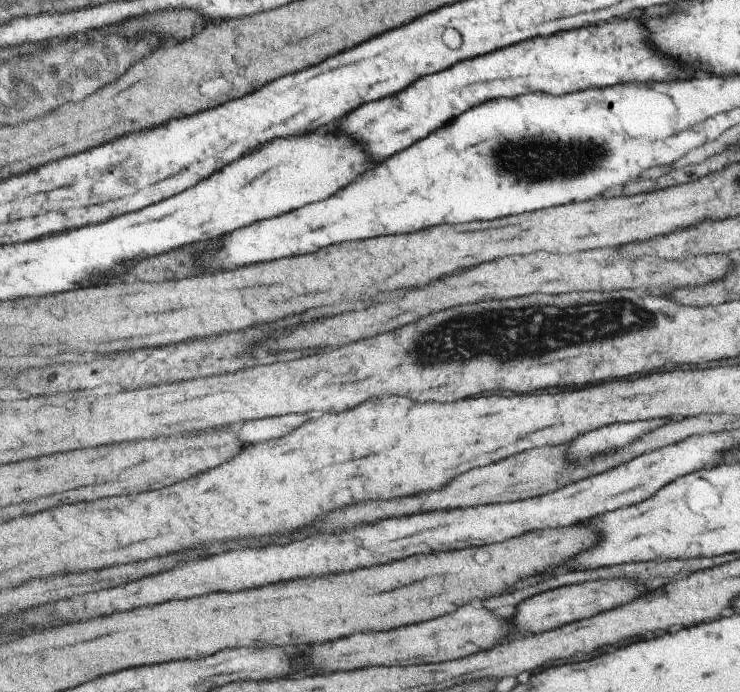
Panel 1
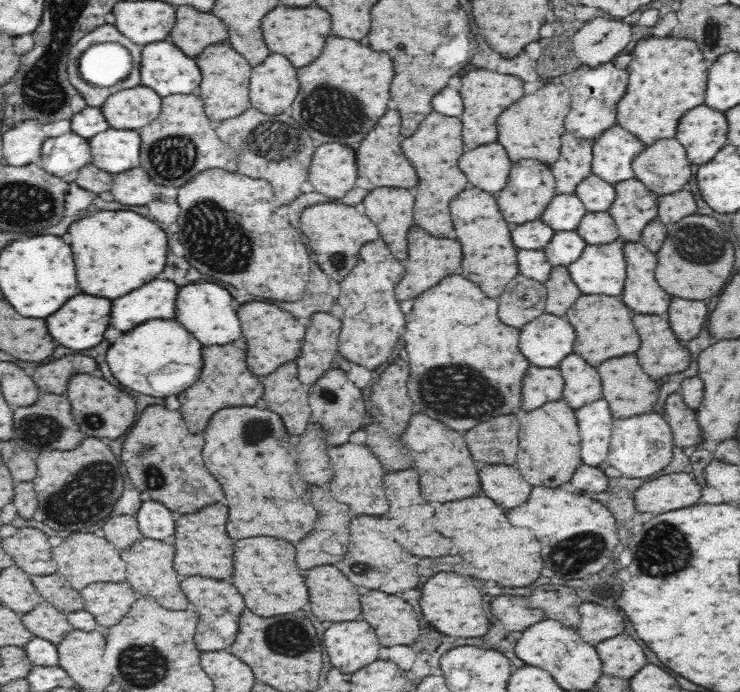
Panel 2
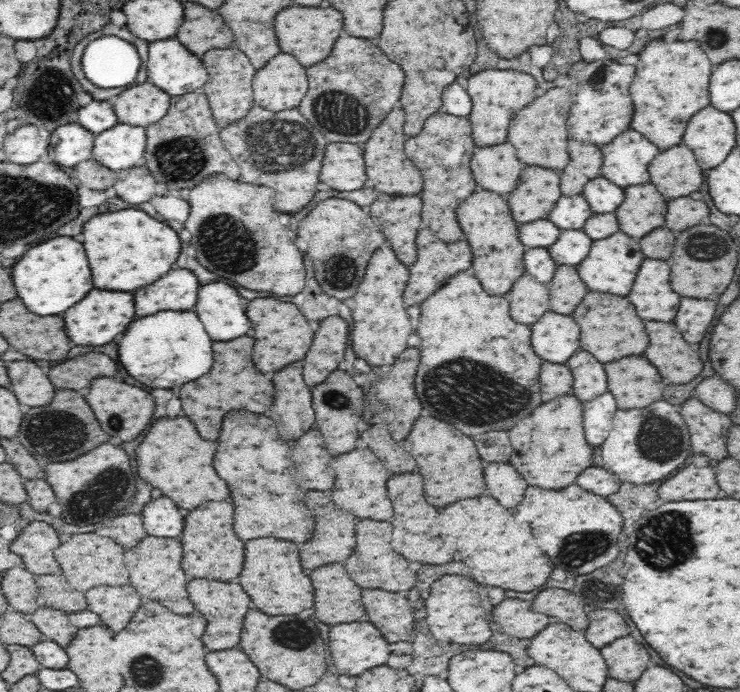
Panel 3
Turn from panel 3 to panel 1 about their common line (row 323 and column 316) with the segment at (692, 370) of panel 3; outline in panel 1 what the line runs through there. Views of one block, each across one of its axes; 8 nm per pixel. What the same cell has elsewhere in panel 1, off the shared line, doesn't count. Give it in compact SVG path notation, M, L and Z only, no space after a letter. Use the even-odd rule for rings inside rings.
M469 604L455 610L453 614L439 616L423 624L413 624L413 626L391 630L391 632L367 632L359 636L349 636L347 640L319 644L309 650L309 656L311 660L315 660L315 666L319 666L319 670L327 670L327 672L355 670L355 668L365 668L367 664L369 666L375 666L375 664L401 666L401 658L405 658L407 664L445 662L445 660L457 660L477 652L491 650L497 644L501 644L505 638L509 638L511 632L513 632L511 618L499 616L487 608L477 608Z

